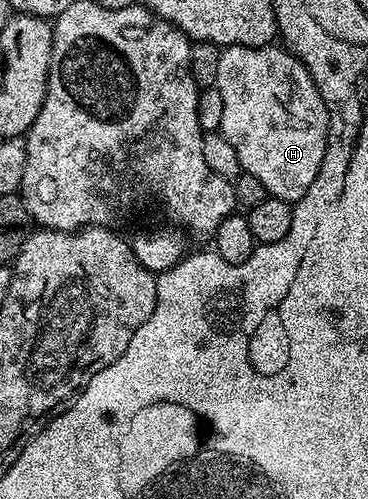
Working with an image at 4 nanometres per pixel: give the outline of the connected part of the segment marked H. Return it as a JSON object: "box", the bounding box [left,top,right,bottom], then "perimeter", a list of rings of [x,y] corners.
{"box":[217,45,329,203],"perimeter":[[[281,45],[225,47],[219,57],[217,88],[219,97],[223,97],[220,132],[231,141],[231,145],[235,145],[242,172],[263,181],[272,198],[296,203],[307,189],[311,189],[319,165],[323,165],[329,140],[329,110],[309,70],[292,51]]]}

